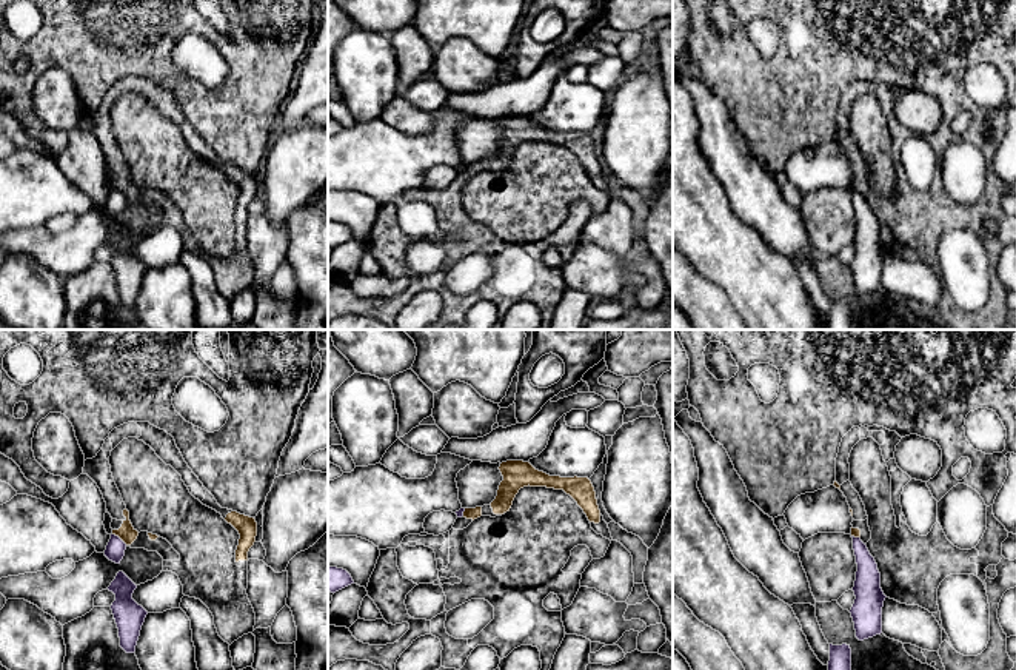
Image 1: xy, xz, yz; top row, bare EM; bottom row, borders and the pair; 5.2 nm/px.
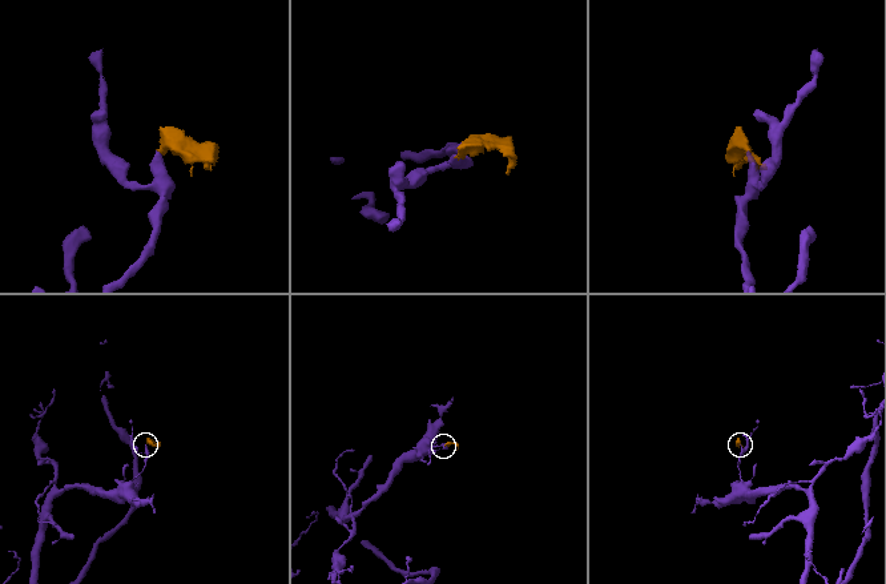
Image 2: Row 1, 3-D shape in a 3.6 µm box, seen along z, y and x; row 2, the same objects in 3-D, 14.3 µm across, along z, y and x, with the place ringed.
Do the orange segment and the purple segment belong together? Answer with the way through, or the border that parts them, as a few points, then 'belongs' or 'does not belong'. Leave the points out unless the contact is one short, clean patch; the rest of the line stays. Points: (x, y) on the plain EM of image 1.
border xy (113, 188), (126, 199); does not belong

